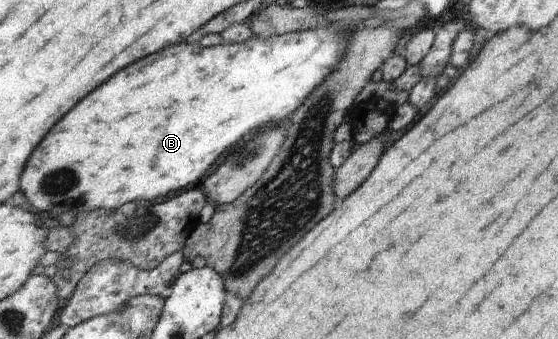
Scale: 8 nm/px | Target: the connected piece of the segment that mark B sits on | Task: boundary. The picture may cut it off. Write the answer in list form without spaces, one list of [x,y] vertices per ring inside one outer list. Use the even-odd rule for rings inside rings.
[[[342,22],[340,25],[331,23],[327,28],[292,32],[271,38],[255,36],[244,43],[224,42],[221,45],[209,48],[200,47],[198,43],[196,45],[182,43],[182,45],[166,47],[162,53],[150,55],[150,57],[122,69],[110,81],[106,81],[106,85],[100,85],[94,93],[90,93],[86,99],[82,99],[74,107],[74,111],[70,111],[66,117],[62,117],[62,121],[58,125],[54,125],[54,129],[46,135],[44,143],[38,145],[38,149],[32,153],[30,175],[28,175],[28,165],[26,165],[24,175],[22,175],[22,183],[20,183],[20,189],[28,199],[28,207],[35,211],[54,213],[54,215],[62,215],[68,211],[79,214],[80,212],[91,212],[98,208],[110,211],[118,209],[130,201],[154,201],[158,197],[166,197],[170,191],[180,191],[180,189],[186,189],[188,185],[196,185],[206,175],[206,171],[210,171],[214,161],[222,155],[222,149],[228,149],[232,143],[240,141],[240,137],[244,133],[248,133],[254,127],[264,125],[266,121],[282,121],[284,117],[293,115],[306,101],[306,98],[311,96],[315,89],[325,82],[326,77],[337,68],[339,61],[344,59],[343,53],[349,49],[347,33],[351,32],[352,26],[354,26],[352,22]]]

